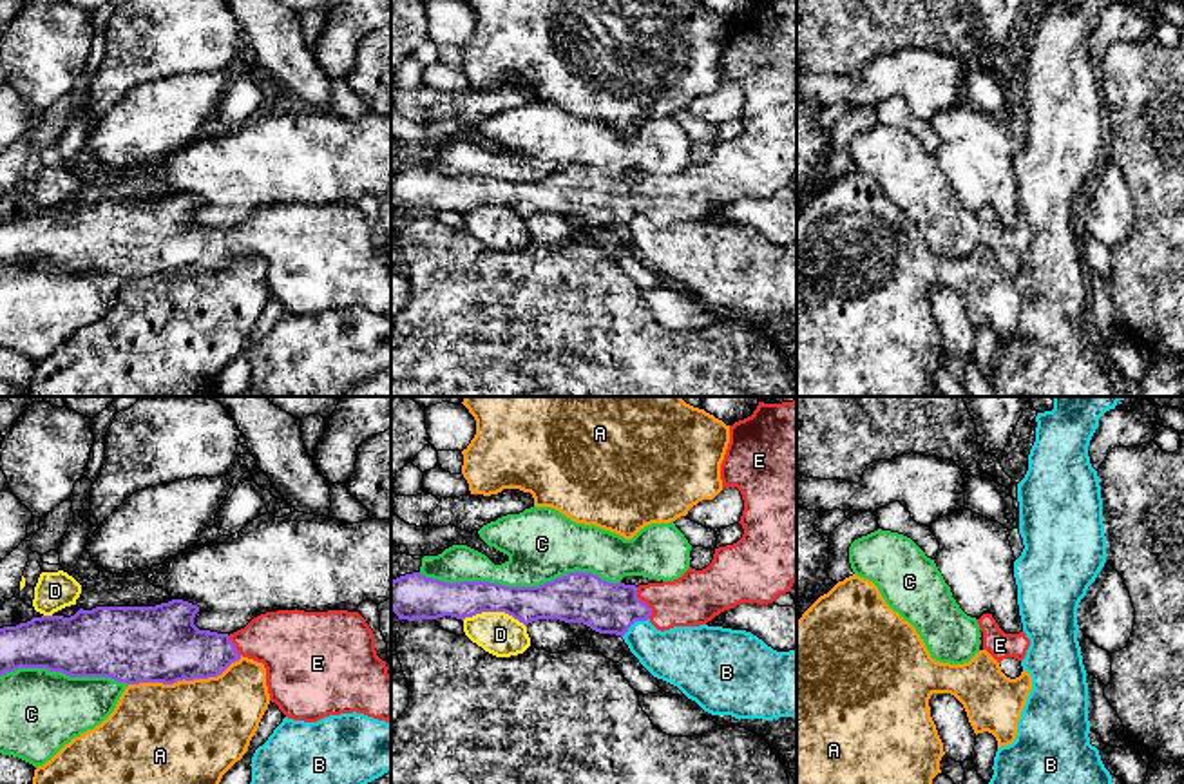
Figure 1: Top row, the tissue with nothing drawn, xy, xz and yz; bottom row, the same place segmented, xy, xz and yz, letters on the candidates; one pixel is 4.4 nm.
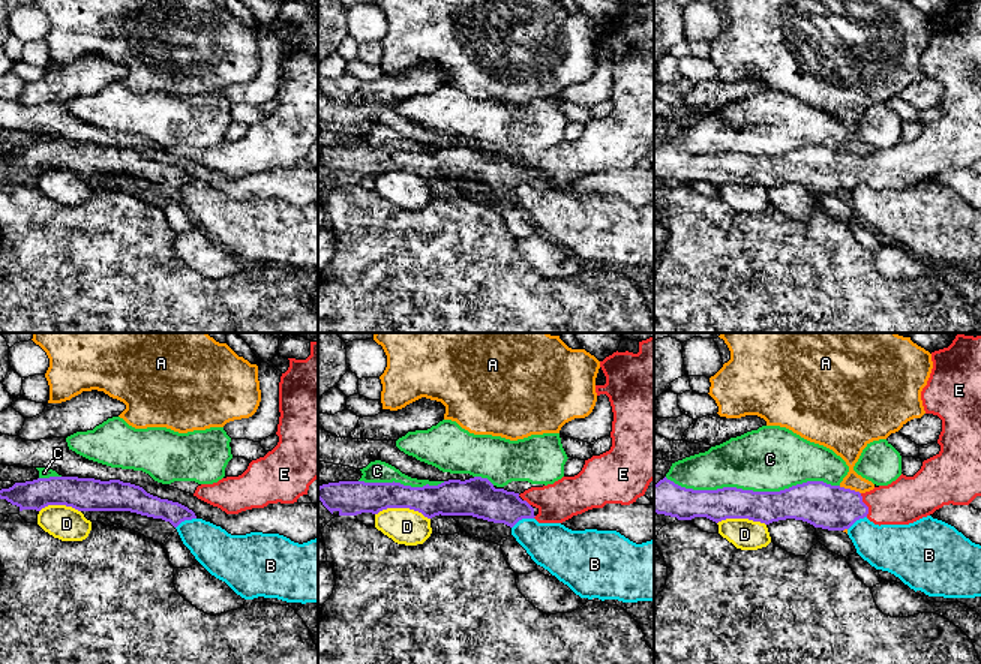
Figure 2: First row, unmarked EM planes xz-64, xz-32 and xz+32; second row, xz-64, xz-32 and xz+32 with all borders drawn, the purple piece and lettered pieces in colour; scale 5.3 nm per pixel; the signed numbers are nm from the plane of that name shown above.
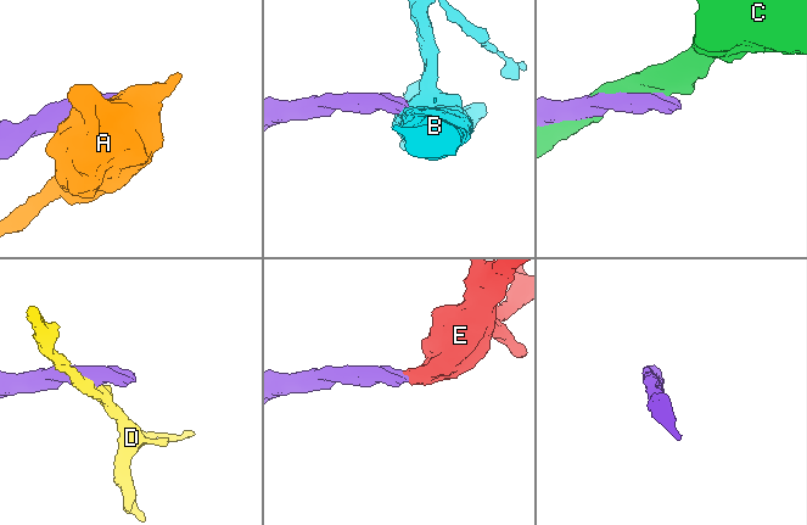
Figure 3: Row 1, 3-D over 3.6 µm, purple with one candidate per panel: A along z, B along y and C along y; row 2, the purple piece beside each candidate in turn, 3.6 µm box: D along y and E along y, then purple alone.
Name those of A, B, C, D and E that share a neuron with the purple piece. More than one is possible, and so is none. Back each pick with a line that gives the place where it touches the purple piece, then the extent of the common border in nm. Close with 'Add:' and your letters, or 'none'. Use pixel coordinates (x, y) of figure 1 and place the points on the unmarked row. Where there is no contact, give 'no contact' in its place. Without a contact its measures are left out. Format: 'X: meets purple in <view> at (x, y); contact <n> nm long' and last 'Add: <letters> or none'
E: meets purple in xz at (645, 198); contact 160 nm long
Add: E

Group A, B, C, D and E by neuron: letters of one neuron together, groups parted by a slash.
A / B / C / D / E

